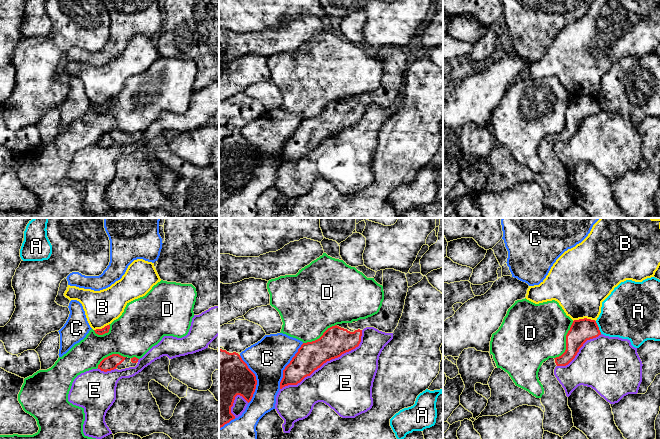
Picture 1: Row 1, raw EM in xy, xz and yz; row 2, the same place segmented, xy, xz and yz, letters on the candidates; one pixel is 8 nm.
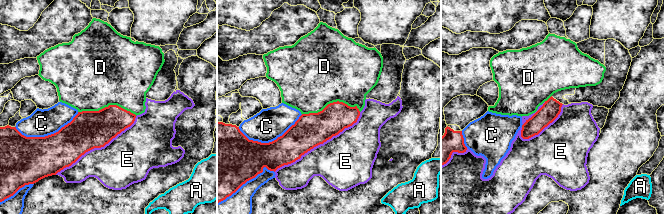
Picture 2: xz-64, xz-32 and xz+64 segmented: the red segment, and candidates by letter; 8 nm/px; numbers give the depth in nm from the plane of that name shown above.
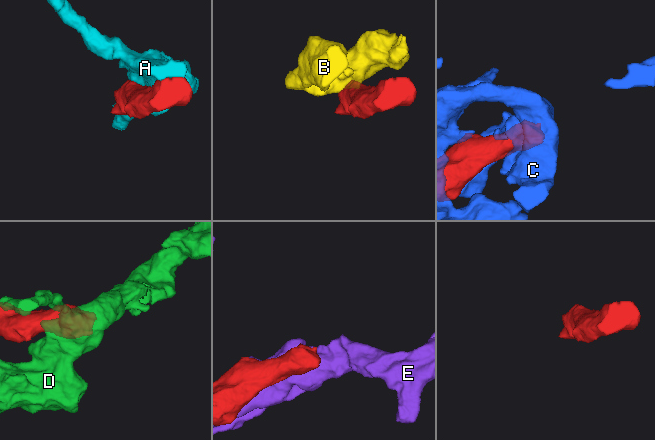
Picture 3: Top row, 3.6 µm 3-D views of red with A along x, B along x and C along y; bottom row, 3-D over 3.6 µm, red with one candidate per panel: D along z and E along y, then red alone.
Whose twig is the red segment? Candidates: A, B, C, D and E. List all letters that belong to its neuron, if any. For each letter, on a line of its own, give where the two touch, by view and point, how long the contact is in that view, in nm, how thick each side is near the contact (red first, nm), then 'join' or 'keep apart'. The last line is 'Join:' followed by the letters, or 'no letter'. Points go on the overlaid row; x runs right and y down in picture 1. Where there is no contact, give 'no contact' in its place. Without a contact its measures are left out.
A: yz (598, 327) | 120 nm | 180/400 nm | keep apart
B: yz (584, 318) | 180 nm | 180/420 nm | keep apart
C: xz (255, 379) | 400 nm | 380/320 nm | keep apart
D: yz (566, 341) | 340 nm | 180/460 nm | keep apart
E: xz (326, 361) | 800 nm | 240/440 nm | keep apart
Join: no letter

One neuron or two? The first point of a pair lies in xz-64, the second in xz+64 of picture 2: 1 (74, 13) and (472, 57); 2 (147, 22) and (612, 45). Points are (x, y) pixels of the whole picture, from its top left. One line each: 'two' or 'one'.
1: two
2: two

